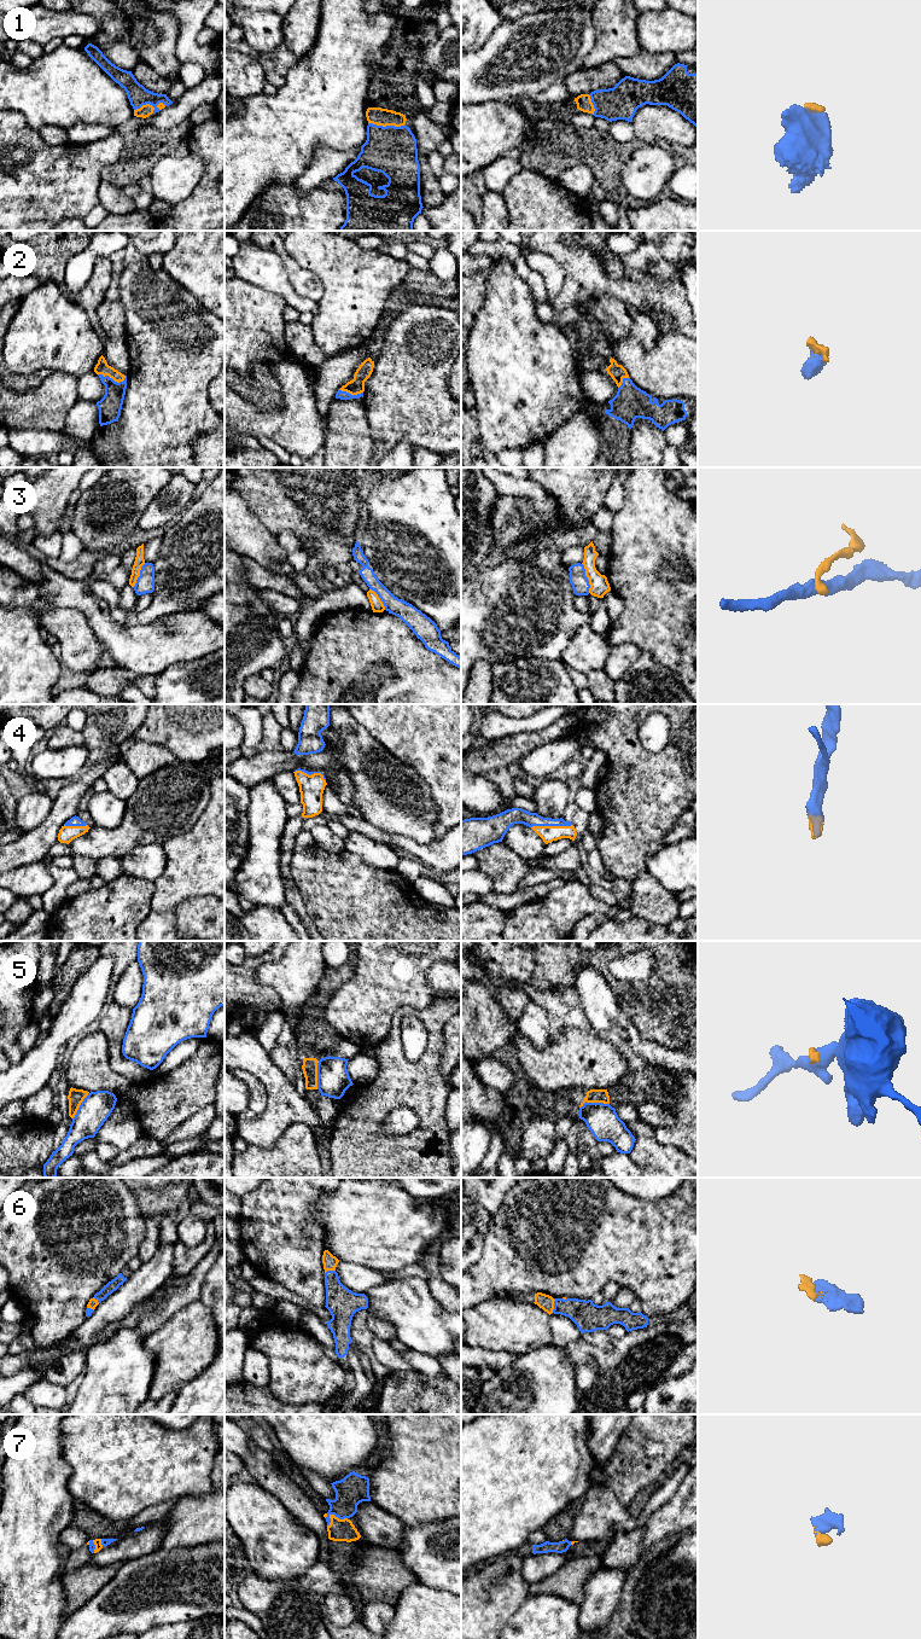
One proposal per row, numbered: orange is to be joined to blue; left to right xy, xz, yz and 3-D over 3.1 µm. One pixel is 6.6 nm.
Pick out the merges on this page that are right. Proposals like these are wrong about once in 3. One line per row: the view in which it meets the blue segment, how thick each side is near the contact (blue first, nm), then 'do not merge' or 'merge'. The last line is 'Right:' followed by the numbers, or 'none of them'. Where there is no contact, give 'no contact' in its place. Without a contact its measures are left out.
1: meets blue in xy; 140 nm thick on the blue side, 80 nm on the other; merge
2: meets blue in xy; 150 nm thick on the blue side, 90 nm on the other; merge
3: meets blue in yz; 120 nm thick on the blue side, 130 nm on the other; do not merge
4: meets blue in yz; 110 nm thick on the blue side, 110 nm on the other; merge
5: meets blue in yz; 220 nm thick on the blue side, 100 nm on the other; do not merge
6: meets blue in yz; 190 nm thick on the blue side, 100 nm on the other; merge
7: meets blue in xz; 200 nm thick on the blue side, 140 nm on the other; merge
Right: 1, 2, 4, 6, 7

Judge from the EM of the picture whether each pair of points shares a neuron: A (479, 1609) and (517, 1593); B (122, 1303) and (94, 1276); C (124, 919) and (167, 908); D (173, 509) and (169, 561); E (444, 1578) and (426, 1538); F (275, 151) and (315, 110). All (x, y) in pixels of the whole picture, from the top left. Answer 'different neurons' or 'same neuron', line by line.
A: same neuron
B: different neurons
C: different neurons
D: different neurons
E: same neuron
F: same neuron

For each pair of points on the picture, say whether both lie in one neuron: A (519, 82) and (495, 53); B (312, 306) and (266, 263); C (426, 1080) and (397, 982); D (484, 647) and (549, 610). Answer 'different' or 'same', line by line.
A: same
B: same
C: different
D: same

